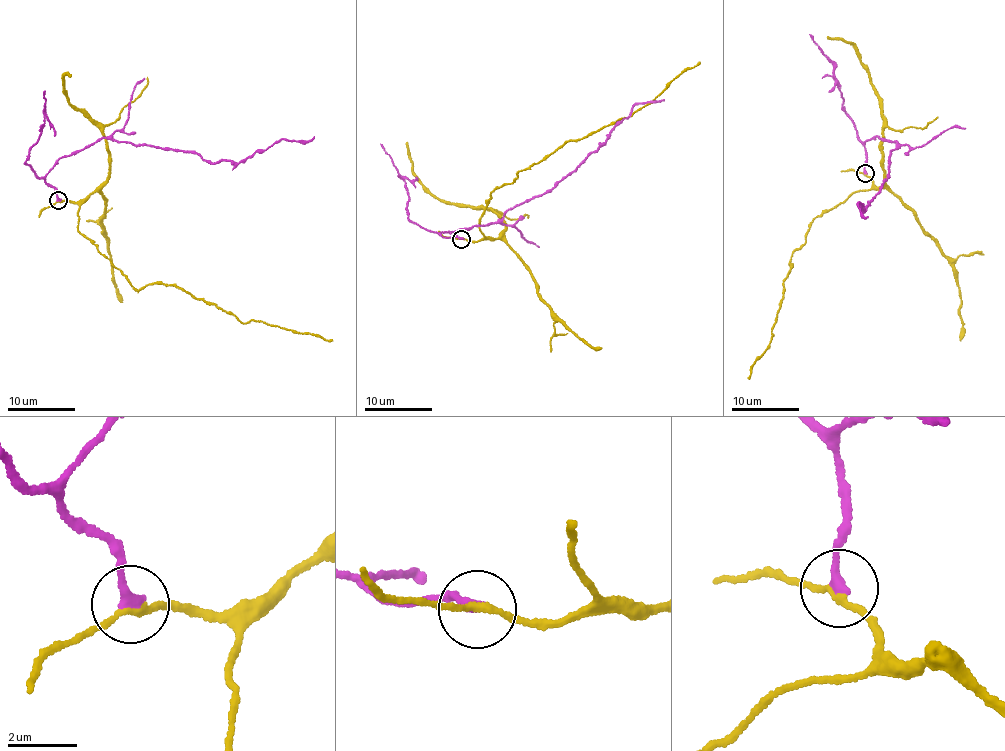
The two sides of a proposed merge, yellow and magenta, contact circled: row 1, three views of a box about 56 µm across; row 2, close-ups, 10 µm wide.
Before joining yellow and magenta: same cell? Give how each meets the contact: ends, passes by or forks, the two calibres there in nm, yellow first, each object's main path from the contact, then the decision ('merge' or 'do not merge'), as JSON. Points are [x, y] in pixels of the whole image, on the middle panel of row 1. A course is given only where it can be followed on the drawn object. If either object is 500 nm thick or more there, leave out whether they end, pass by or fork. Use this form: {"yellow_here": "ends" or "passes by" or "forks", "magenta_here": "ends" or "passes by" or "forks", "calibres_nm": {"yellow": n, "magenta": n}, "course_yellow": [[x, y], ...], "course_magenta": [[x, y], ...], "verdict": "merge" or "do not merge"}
{"yellow_here": "passes by", "magenta_here": "ends", "calibres_nm": {"yellow": 180, "magenta": 320}, "course_yellow": [[460, 238], [483, 237], [480, 221], [490, 193], [563, 144], [640, 109], [699, 62]], "course_magenta": [[461, 238], [441, 236], [443, 232], [497, 221], [508, 209], [550, 192], [606, 143], [633, 106], [663, 100]], "verdict": "do not merge"}

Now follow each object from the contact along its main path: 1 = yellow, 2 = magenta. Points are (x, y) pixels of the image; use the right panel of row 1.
1: (864, 172), (872, 180), (870, 188), (814, 218), (803, 245), (793, 254), (772, 338), (748, 377)
2: (865, 172), (866, 141), (877, 136), (897, 144), (890, 152), (890, 176), (865, 210), (858, 203), (868, 215)

